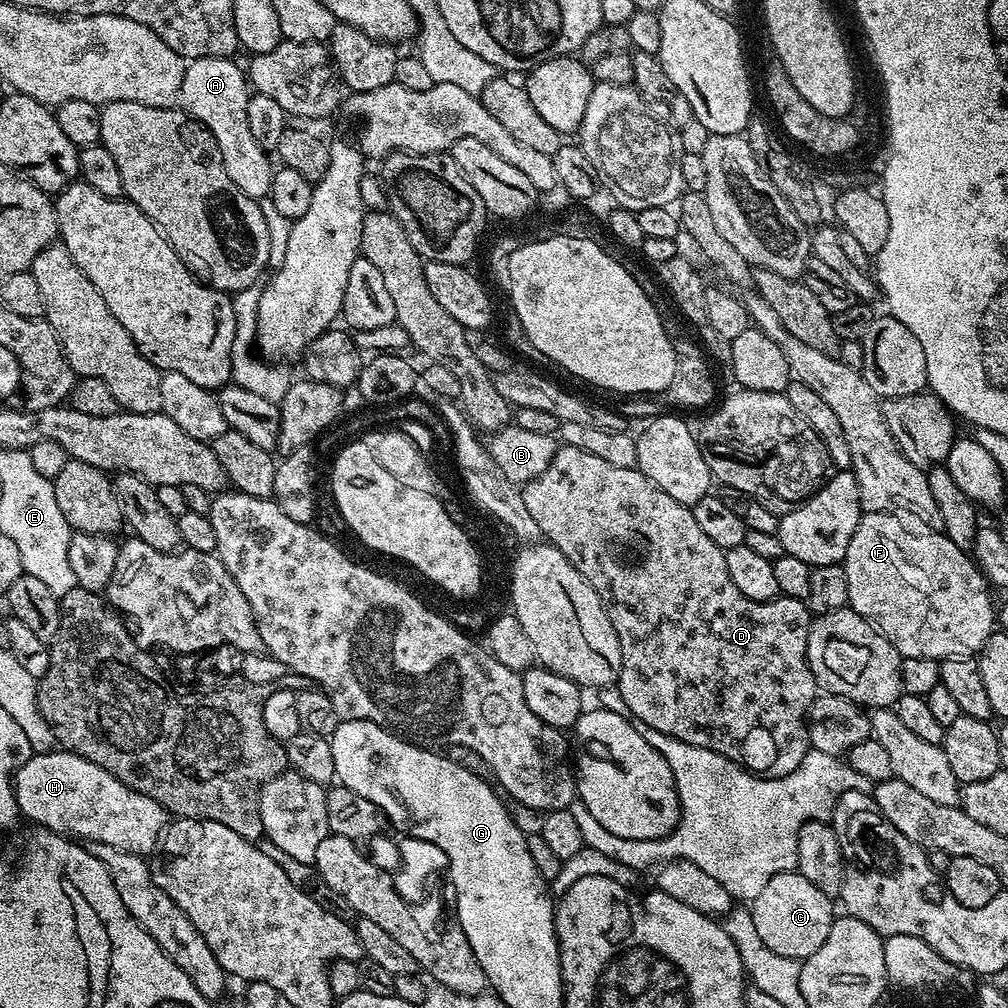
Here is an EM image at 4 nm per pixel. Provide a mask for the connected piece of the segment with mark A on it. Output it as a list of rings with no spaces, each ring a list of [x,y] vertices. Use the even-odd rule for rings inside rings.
[[[207,56],[191,61],[185,67],[178,104],[183,111],[192,116],[199,124],[204,124],[214,134],[218,142],[218,150],[222,150],[222,162],[226,166],[226,174],[230,174],[230,182],[242,190],[242,194],[251,200],[263,201],[270,190],[274,164],[271,164],[269,153],[265,152],[258,142],[254,142],[254,134],[250,134],[250,126],[246,123],[246,104],[250,95],[250,85],[245,69],[235,64],[235,59],[222,56]]]

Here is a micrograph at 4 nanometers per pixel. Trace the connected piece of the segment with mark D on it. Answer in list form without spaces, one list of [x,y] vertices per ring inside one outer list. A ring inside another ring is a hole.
[[[560,446],[548,469],[523,485],[522,491],[531,517],[538,522],[541,537],[562,550],[564,557],[579,570],[586,582],[590,582],[590,586],[594,586],[598,598],[604,603],[606,614],[614,626],[614,634],[618,634],[618,642],[622,646],[622,670],[618,687],[622,702],[630,706],[632,718],[642,718],[646,726],[654,726],[654,730],[662,730],[662,734],[678,738],[678,742],[702,746],[702,750],[714,750],[714,754],[722,754],[767,780],[776,780],[798,770],[810,751],[808,714],[818,695],[818,685],[808,665],[808,635],[814,616],[808,611],[807,603],[782,595],[777,596],[774,602],[746,598],[746,594],[734,586],[730,570],[726,570],[725,549],[710,542],[709,536],[698,527],[691,507],[682,502],[674,502],[666,490],[658,490],[658,486],[654,486],[654,482],[650,482],[650,478],[646,478],[646,474],[642,474],[637,467],[614,466],[602,458],[594,458],[594,454],[586,454],[586,450]]]

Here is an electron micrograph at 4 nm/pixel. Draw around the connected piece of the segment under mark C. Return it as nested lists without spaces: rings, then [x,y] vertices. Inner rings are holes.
[[[798,870],[776,874],[766,882],[765,889],[750,902],[749,912],[762,942],[774,954],[803,961],[826,942],[836,917],[833,899],[823,894]]]

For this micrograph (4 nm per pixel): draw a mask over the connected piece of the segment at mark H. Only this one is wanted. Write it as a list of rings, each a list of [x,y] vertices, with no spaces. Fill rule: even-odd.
[[[73,752],[35,753],[16,771],[14,787],[16,805],[23,819],[33,820],[41,829],[80,842],[92,840],[93,845],[105,844],[147,857],[162,840],[166,828],[164,807],[154,802],[154,798],[138,794],[138,790],[114,778],[114,774],[102,770],[102,766]]]

